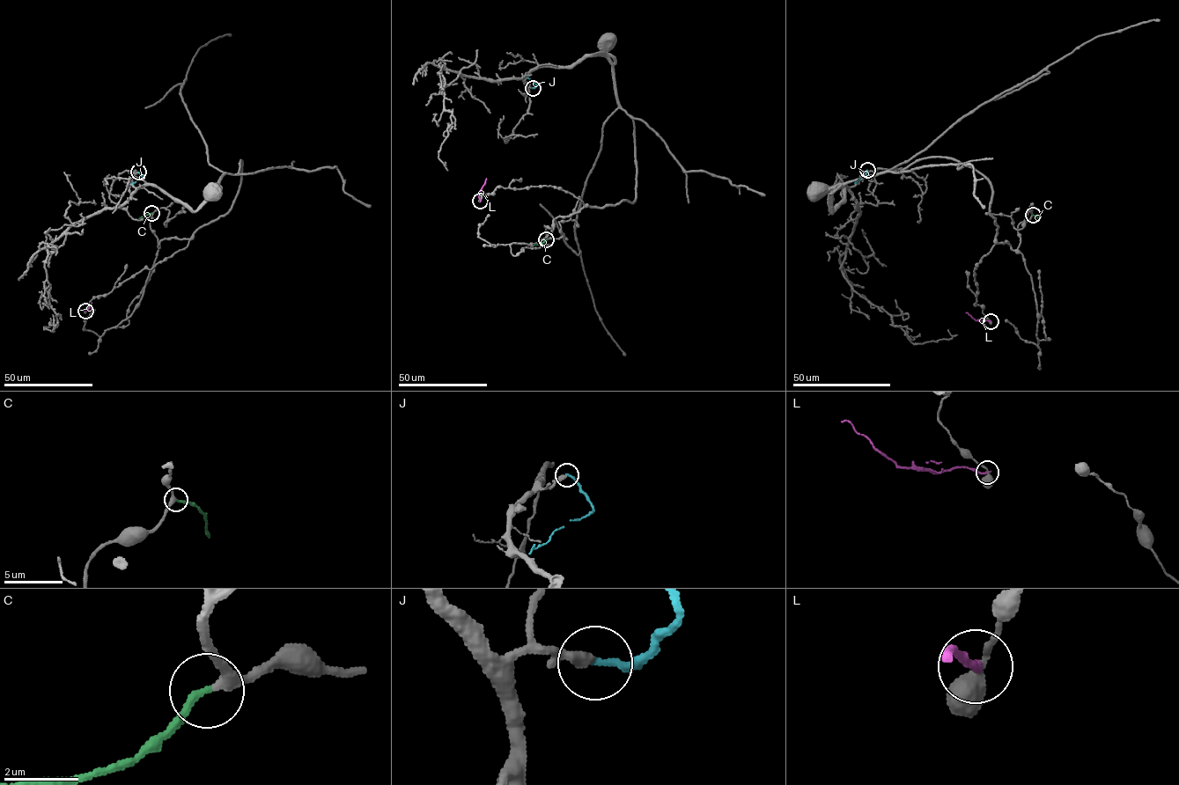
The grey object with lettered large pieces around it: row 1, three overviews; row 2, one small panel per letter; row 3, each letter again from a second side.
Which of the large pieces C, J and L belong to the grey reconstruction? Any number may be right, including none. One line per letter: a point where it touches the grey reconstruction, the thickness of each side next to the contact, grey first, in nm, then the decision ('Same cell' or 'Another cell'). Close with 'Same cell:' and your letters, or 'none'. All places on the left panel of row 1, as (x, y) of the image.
C: Touches grey at (151, 213). Thickness 280 nm (grey) against 200 nm. Same cell
J: Touches grey at (138, 172). Thickness 240 nm (grey) against 190 nm. Another cell
L: Touches grey at (85, 311). Thickness 440 nm (grey) against 190 nm. Another cell
Same cell: C

